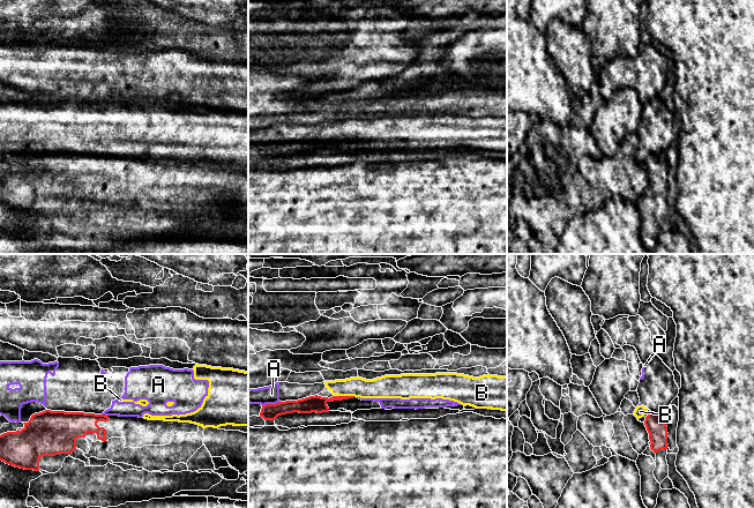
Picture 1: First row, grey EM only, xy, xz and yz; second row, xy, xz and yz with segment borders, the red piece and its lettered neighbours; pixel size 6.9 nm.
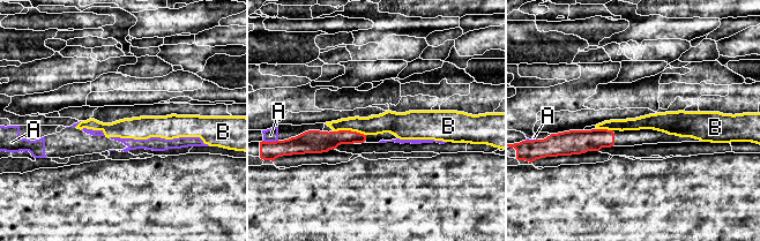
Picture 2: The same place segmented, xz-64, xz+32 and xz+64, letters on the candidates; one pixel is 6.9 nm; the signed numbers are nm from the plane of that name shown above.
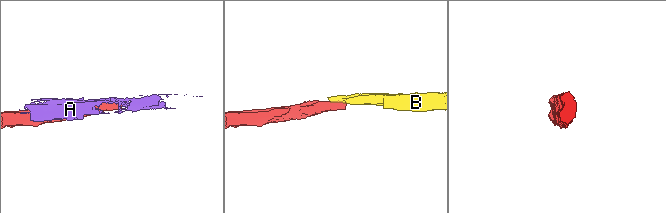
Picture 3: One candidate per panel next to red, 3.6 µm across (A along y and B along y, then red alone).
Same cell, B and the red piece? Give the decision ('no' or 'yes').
no

